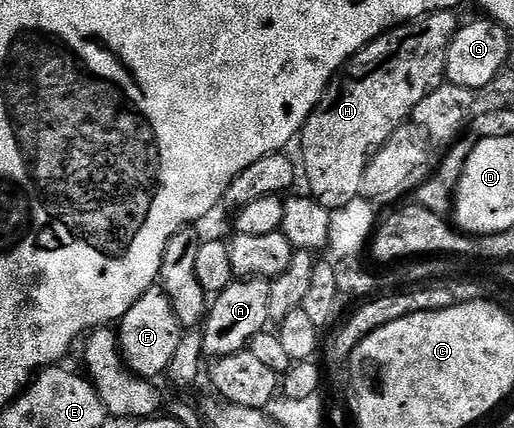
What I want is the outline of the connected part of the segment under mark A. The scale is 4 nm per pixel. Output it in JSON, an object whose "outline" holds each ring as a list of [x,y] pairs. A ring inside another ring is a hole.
{"outline":[[[249,278],[247,280],[234,280],[228,287],[211,299],[207,315],[202,323],[204,335],[204,353],[209,359],[225,358],[234,352],[245,349],[248,342],[259,334],[265,333],[269,325],[268,309],[270,308],[270,288],[263,278]]]}

